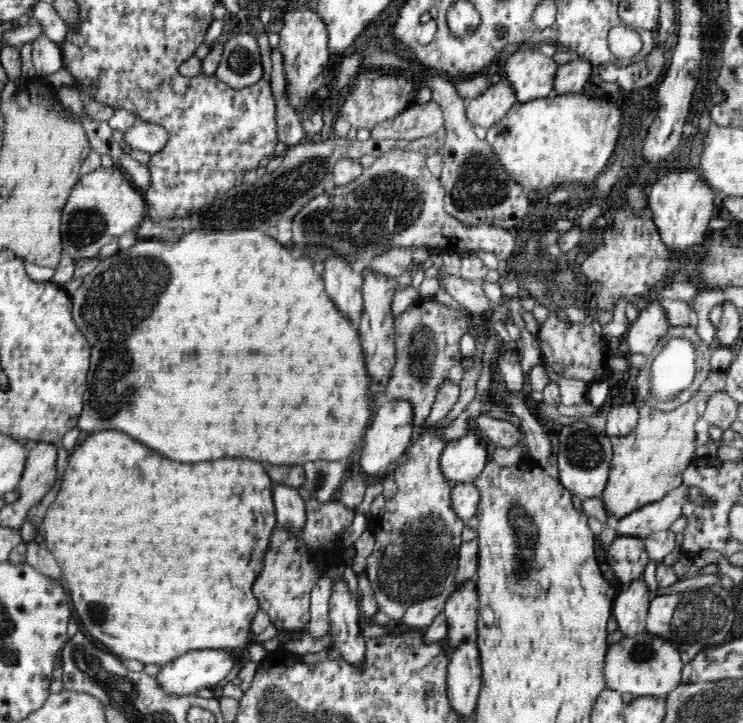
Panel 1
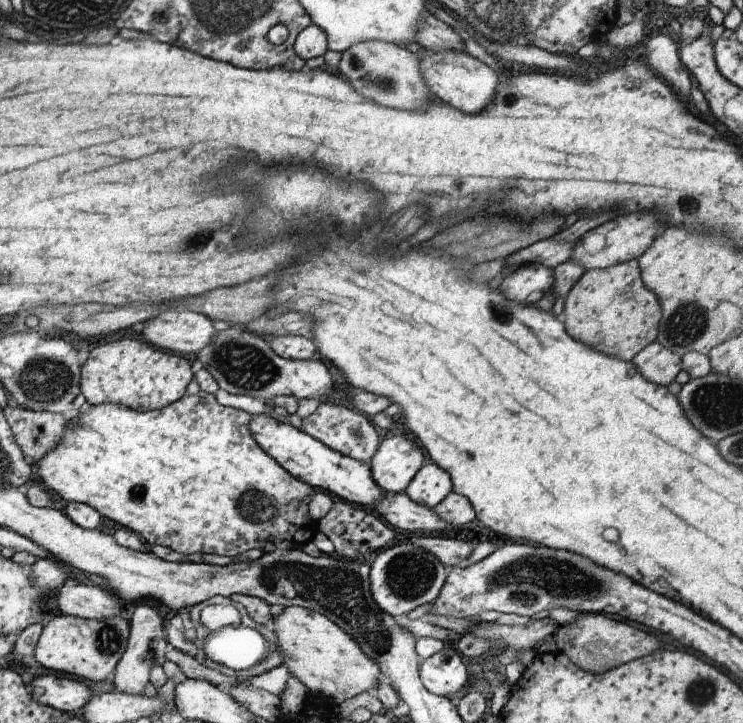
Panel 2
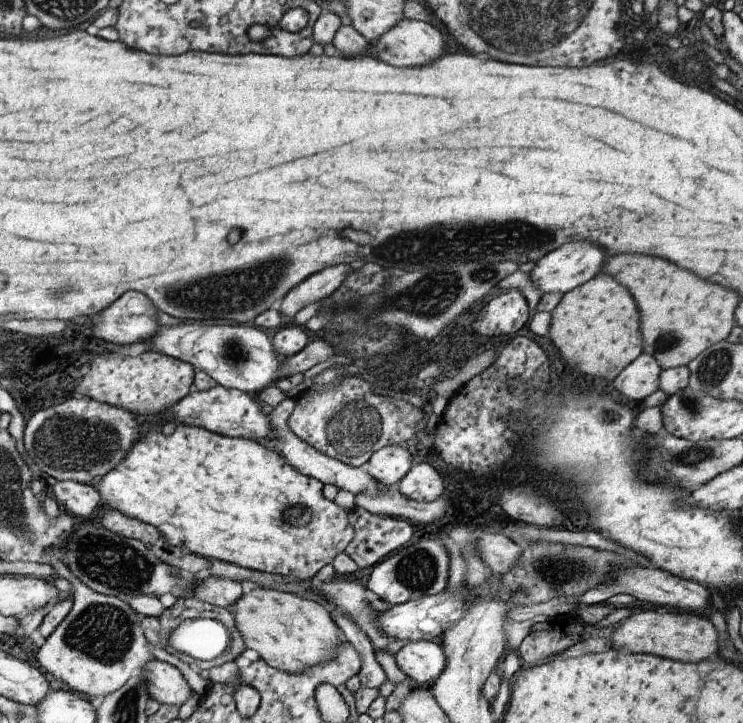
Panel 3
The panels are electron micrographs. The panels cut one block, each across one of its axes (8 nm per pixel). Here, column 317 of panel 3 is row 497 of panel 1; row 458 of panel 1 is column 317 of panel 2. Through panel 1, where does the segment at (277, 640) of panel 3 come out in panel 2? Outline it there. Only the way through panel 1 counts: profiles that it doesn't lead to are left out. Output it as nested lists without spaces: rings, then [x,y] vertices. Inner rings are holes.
[[[303,606],[275,609],[271,628],[279,649],[285,655],[283,666],[289,674],[305,684],[313,695],[326,698],[328,703],[334,702],[338,706],[361,692],[371,688],[376,690],[380,667],[345,630],[324,613]]]

